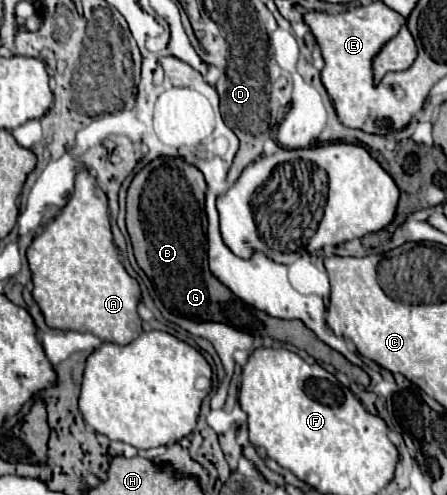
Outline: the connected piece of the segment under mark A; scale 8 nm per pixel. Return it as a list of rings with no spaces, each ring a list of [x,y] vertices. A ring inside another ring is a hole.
[[[80,170],[76,174],[76,186],[70,196],[70,202],[64,206],[60,216],[50,226],[46,226],[46,230],[40,236],[34,238],[34,242],[26,250],[26,256],[30,262],[34,282],[32,296],[40,304],[40,310],[50,328],[90,332],[104,342],[120,346],[130,344],[142,334],[142,320],[136,312],[136,306],[140,302],[140,286],[124,270],[118,258],[118,248],[114,246],[110,232],[108,198],[98,186],[96,178],[92,178],[86,170]]]

